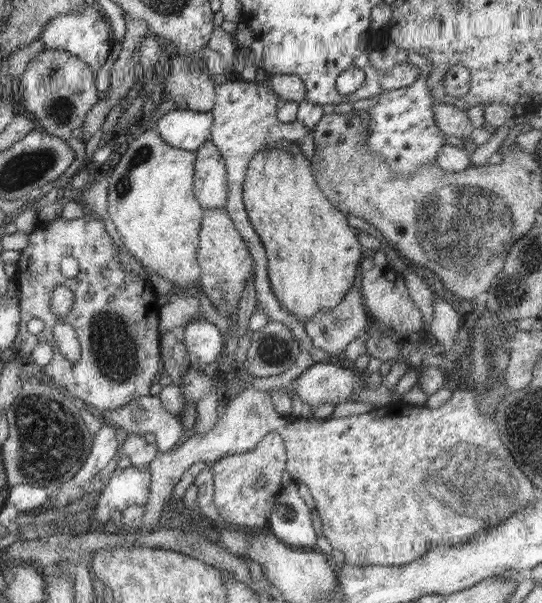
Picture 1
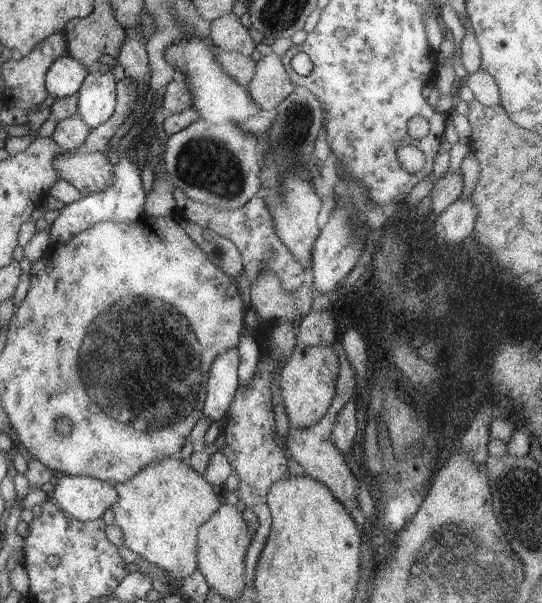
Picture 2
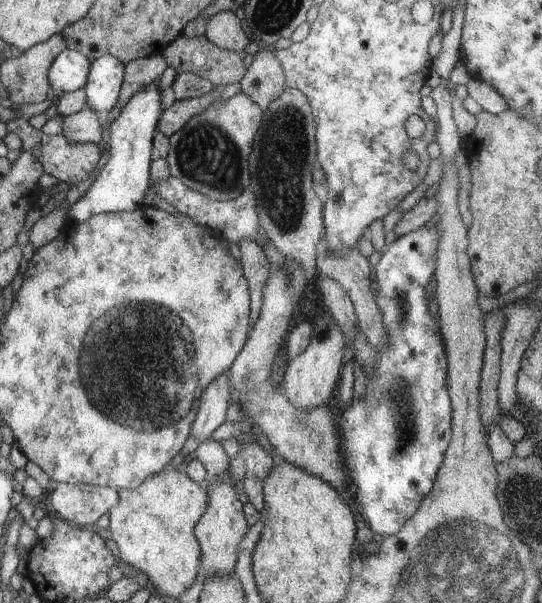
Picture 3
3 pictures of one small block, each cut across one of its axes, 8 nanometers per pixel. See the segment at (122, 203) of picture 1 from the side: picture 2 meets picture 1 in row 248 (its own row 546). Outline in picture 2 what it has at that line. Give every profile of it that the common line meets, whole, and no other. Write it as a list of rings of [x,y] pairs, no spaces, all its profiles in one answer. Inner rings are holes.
[[[177,456],[163,458],[146,465],[128,480],[115,484],[119,499],[112,504],[114,524],[125,534],[125,546],[137,552],[145,562],[155,562],[178,581],[190,576],[197,569],[197,534],[199,528],[220,508],[220,498],[211,484],[196,469]]]

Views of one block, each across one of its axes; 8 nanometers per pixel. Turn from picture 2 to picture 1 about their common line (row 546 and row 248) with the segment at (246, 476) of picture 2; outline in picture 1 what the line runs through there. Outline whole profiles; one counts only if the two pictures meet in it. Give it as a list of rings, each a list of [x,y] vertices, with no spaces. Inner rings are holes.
[[[228,76],[220,79],[216,88],[215,104],[211,113],[214,115],[213,125],[211,128],[210,140],[218,147],[224,166],[226,166],[226,174],[228,177],[228,198],[225,209],[234,221],[235,227],[238,229],[240,236],[248,245],[249,253],[256,270],[254,272],[254,284],[256,288],[256,306],[261,306],[264,315],[268,315],[270,321],[284,323],[299,340],[302,348],[310,351],[315,362],[330,363],[329,354],[322,349],[311,345],[311,338],[307,335],[304,328],[305,323],[298,320],[295,316],[284,311],[280,305],[280,301],[273,293],[268,278],[267,256],[261,238],[256,234],[249,216],[247,215],[245,204],[243,201],[243,184],[248,171],[248,165],[255,156],[267,147],[269,144],[276,144],[281,140],[300,145],[303,139],[308,136],[309,128],[298,120],[285,123],[278,120],[277,107],[279,97],[266,85],[260,86],[257,82],[246,82],[238,80],[235,76]]]

